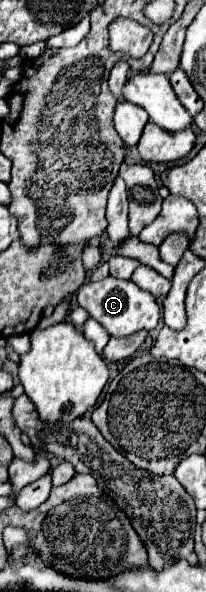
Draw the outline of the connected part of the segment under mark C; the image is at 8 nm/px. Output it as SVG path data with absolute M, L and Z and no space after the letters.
M105 277L103 281L97 281L97 283L89 281L77 291L77 303L97 323L101 323L107 329L107 333L113 337L127 337L127 335L133 335L141 329L151 331L157 327L159 317L161 317L161 307L153 299L153 295L139 289L133 281L125 281L125 279Z

